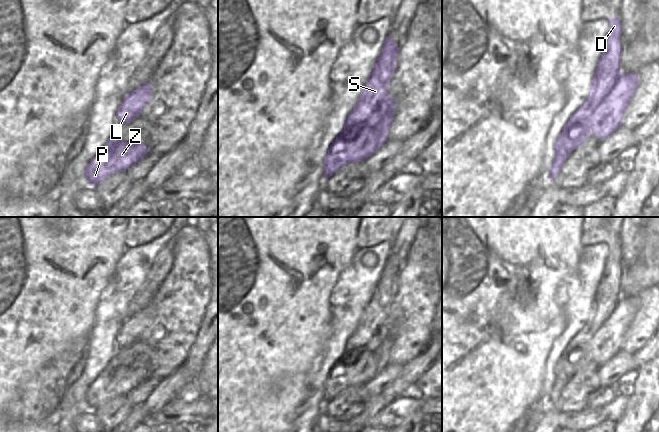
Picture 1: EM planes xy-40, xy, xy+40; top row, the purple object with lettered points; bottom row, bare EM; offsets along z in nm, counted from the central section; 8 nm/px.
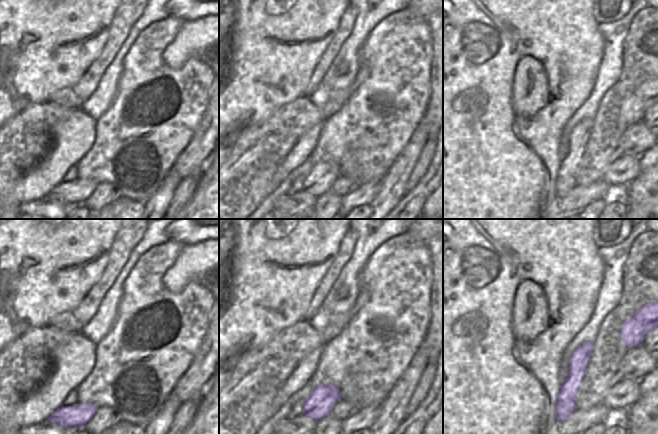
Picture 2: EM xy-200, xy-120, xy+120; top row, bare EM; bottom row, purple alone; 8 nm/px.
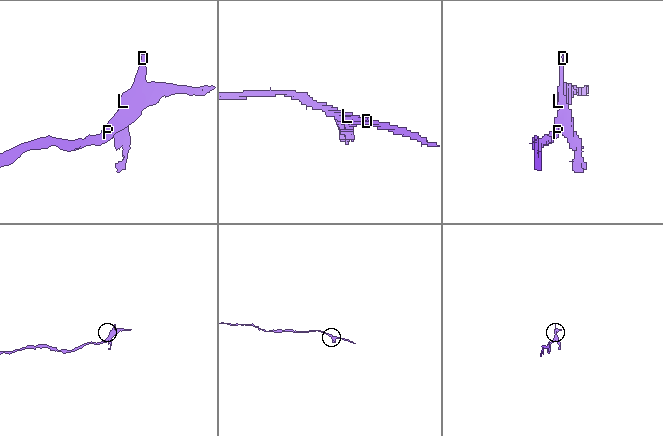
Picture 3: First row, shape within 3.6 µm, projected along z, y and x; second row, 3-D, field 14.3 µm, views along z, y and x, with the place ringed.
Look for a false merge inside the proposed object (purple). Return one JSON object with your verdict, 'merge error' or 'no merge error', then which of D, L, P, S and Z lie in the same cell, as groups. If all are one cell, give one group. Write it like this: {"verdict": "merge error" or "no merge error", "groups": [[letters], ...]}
{"verdict": "merge error", "groups": [["D", "L", "S"], ["P", "Z"]]}

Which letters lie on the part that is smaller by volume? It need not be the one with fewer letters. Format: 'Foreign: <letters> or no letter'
Foreign: D, L, S

